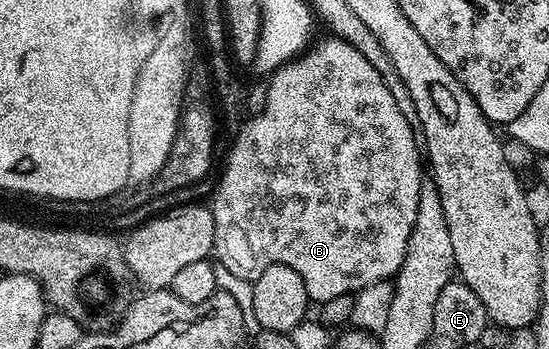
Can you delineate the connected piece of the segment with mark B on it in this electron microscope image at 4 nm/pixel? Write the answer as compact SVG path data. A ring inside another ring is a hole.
M325 37L307 47L301 55L283 64L269 76L267 82L267 101L262 112L251 114L237 128L238 136L230 147L230 156L226 159L226 168L222 171L222 180L214 191L214 250L213 258L221 267L228 269L241 279L253 280L268 269L268 265L288 265L296 269L308 289L311 300L321 305L332 301L332 297L344 297L363 291L373 283L384 283L393 280L406 256L408 237L412 225L416 225L416 205L420 205L420 189L424 182L424 159L420 154L420 143L416 138L415 128L408 125L407 112L398 104L393 95L391 84L386 83L375 66L349 43L335 37Z

